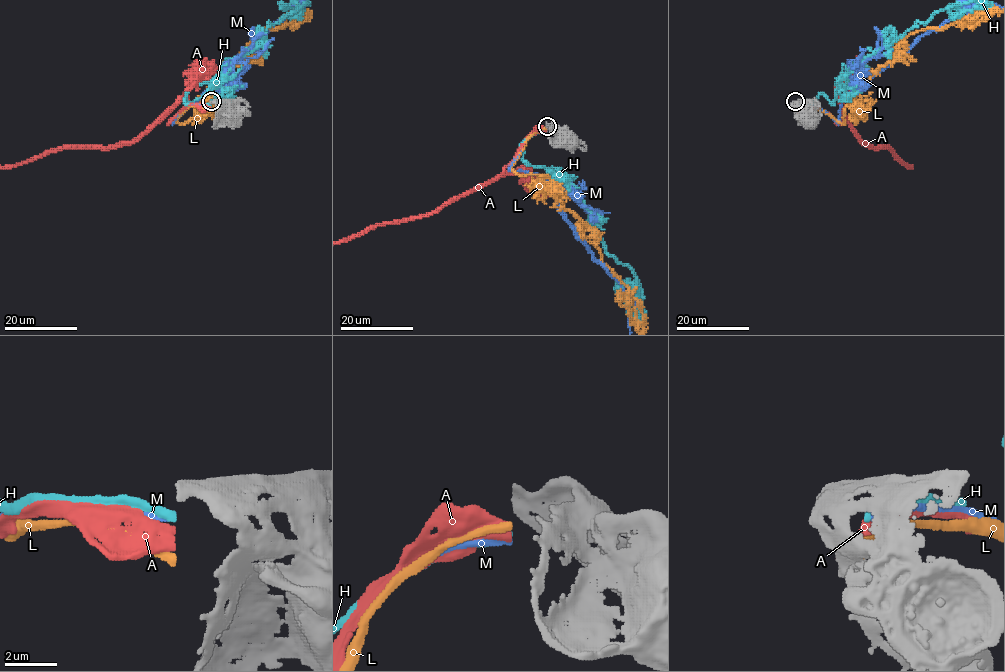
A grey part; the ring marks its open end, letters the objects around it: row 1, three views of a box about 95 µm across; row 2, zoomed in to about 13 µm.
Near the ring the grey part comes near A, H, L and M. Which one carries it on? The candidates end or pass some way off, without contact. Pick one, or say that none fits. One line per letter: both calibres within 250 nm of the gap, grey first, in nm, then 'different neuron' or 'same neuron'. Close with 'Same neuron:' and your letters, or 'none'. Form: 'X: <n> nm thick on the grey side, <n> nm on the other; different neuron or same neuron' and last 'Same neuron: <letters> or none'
A: 500 nm thick on the grey side, 500 nm on the other; same neuron
H: 500 nm thick on the grey side, 380 nm on the other; different neuron
L: 500 nm thick on the grey side, 480 nm on the other; different neuron
M: 500 nm thick on the grey side, 280 nm on the other; different neuron
Same neuron: A

